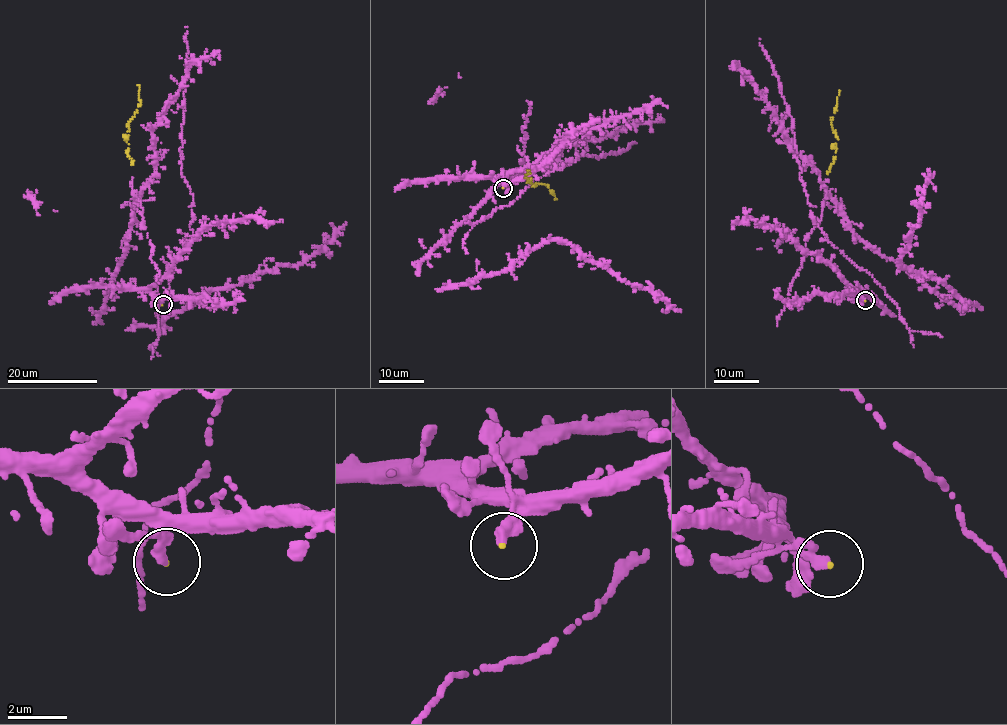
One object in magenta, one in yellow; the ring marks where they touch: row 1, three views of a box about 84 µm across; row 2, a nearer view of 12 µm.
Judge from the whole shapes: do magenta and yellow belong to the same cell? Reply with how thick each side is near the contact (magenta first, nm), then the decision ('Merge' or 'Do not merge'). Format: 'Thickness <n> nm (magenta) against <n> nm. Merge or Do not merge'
Thickness 400 nm (magenta) against 90 nm. Merge

